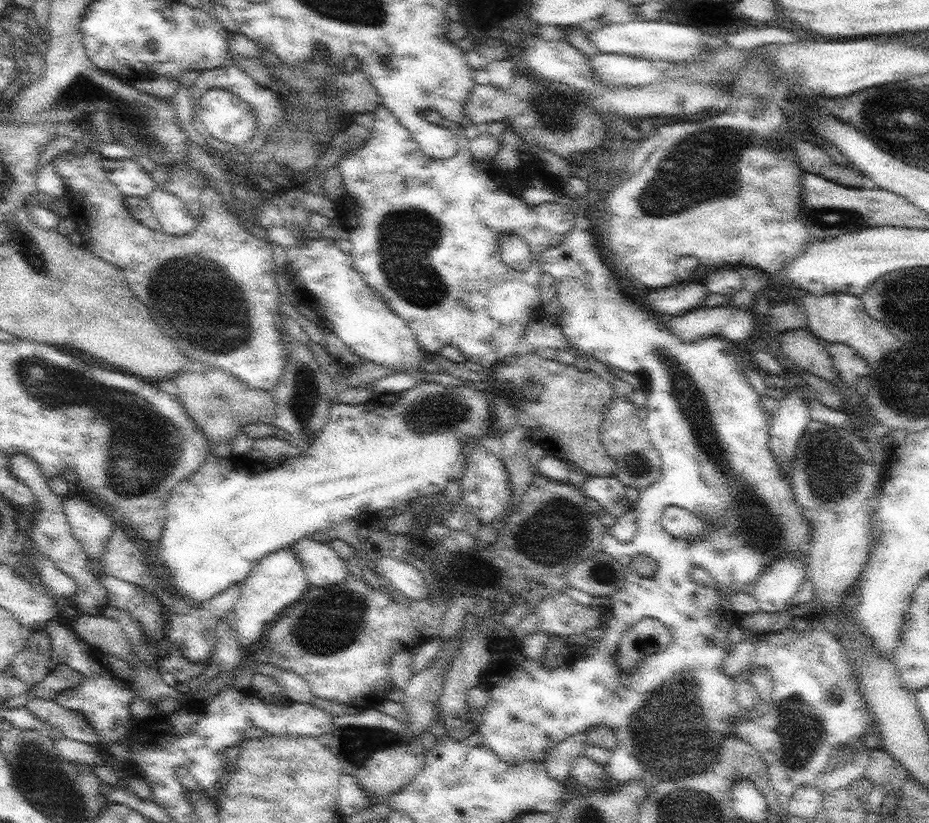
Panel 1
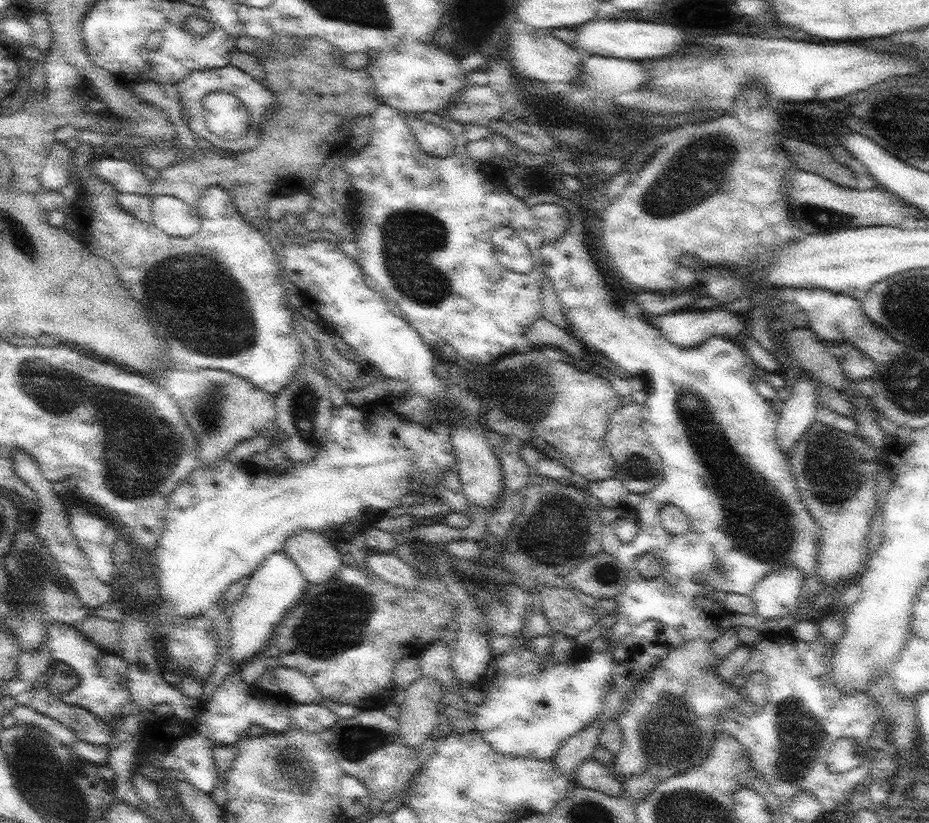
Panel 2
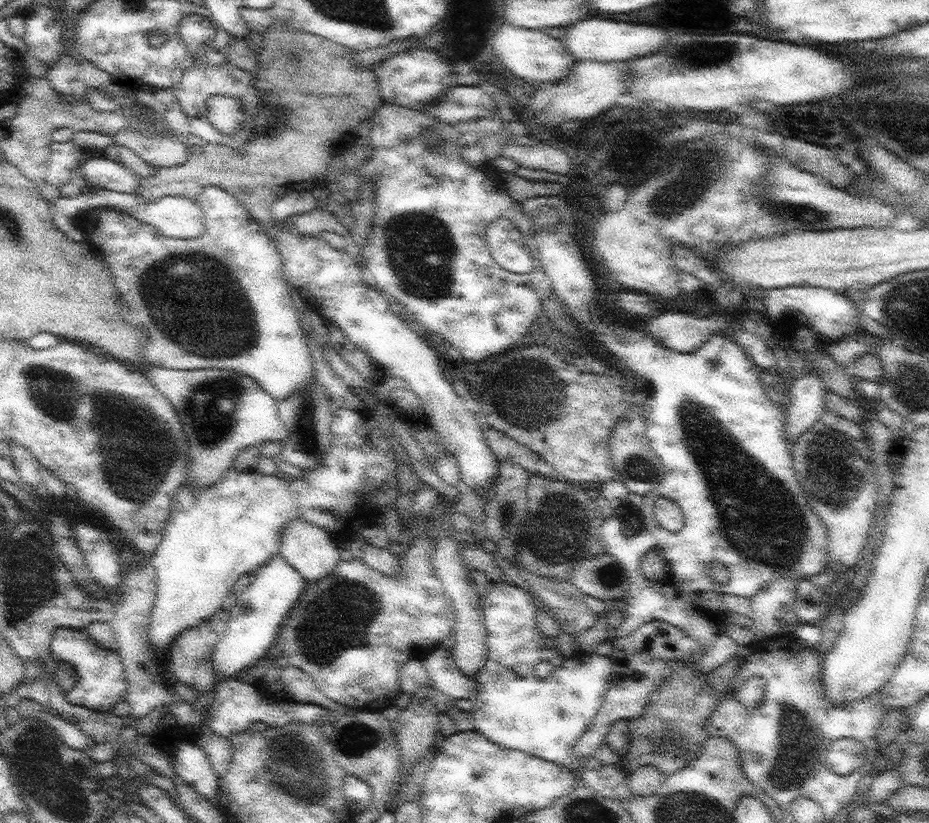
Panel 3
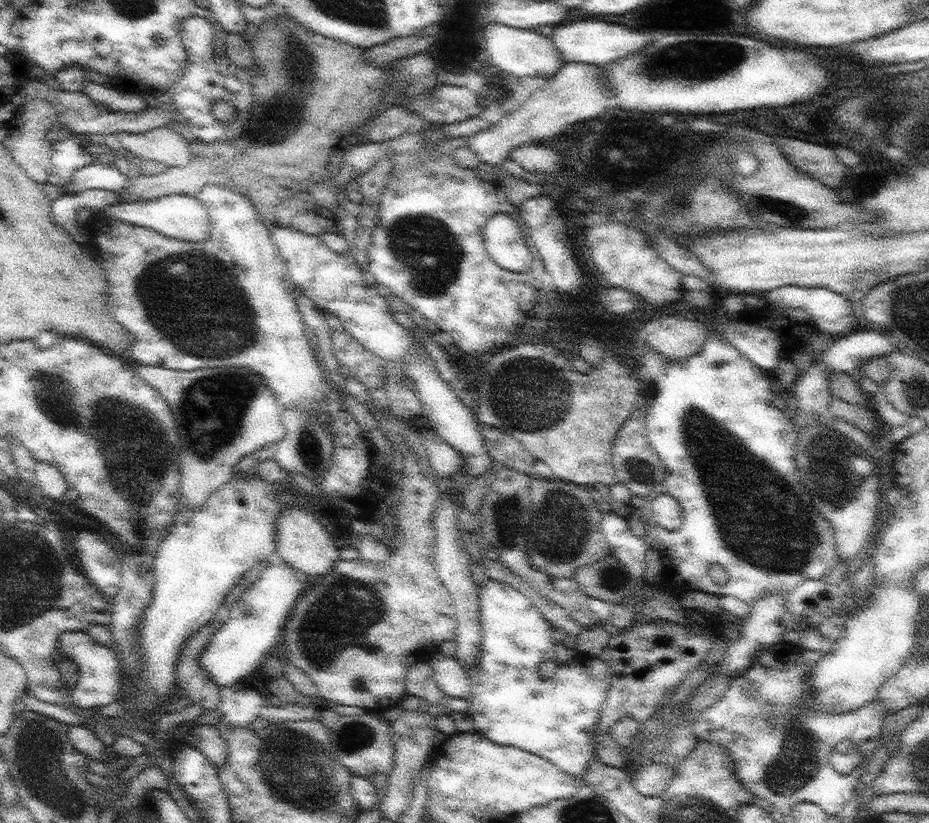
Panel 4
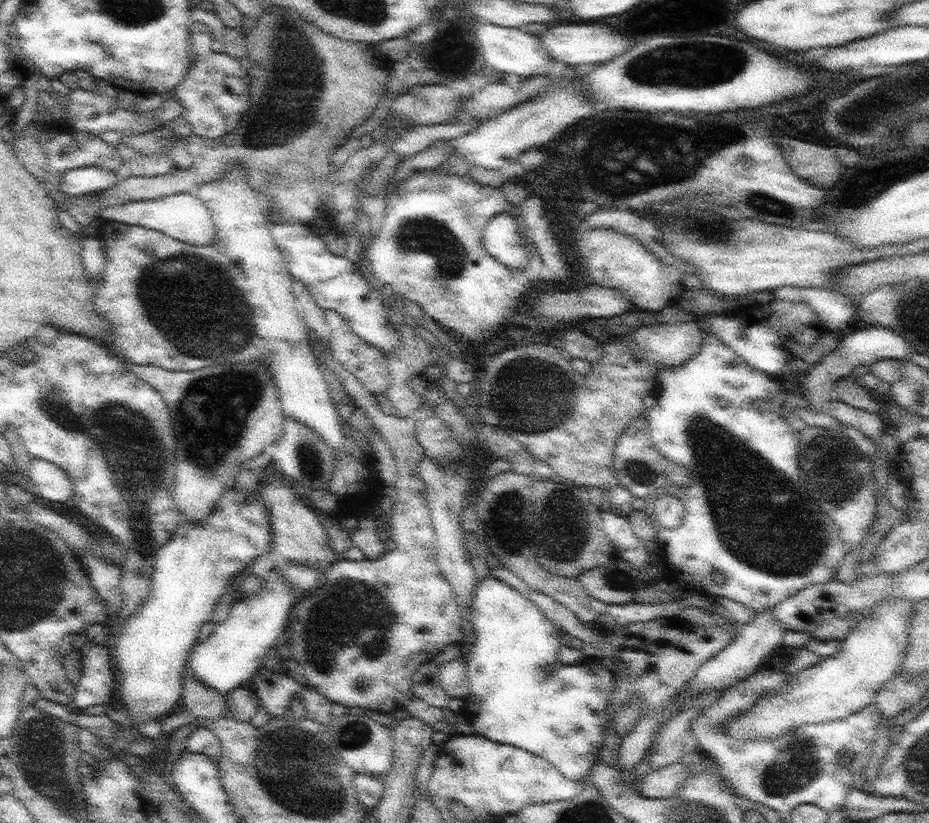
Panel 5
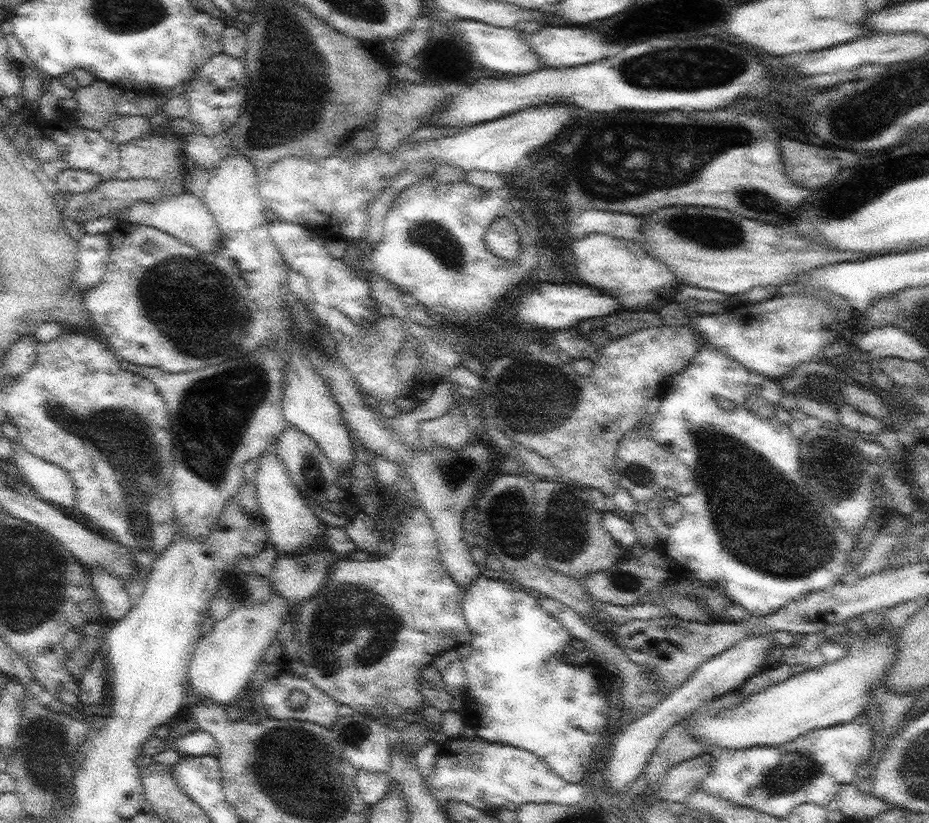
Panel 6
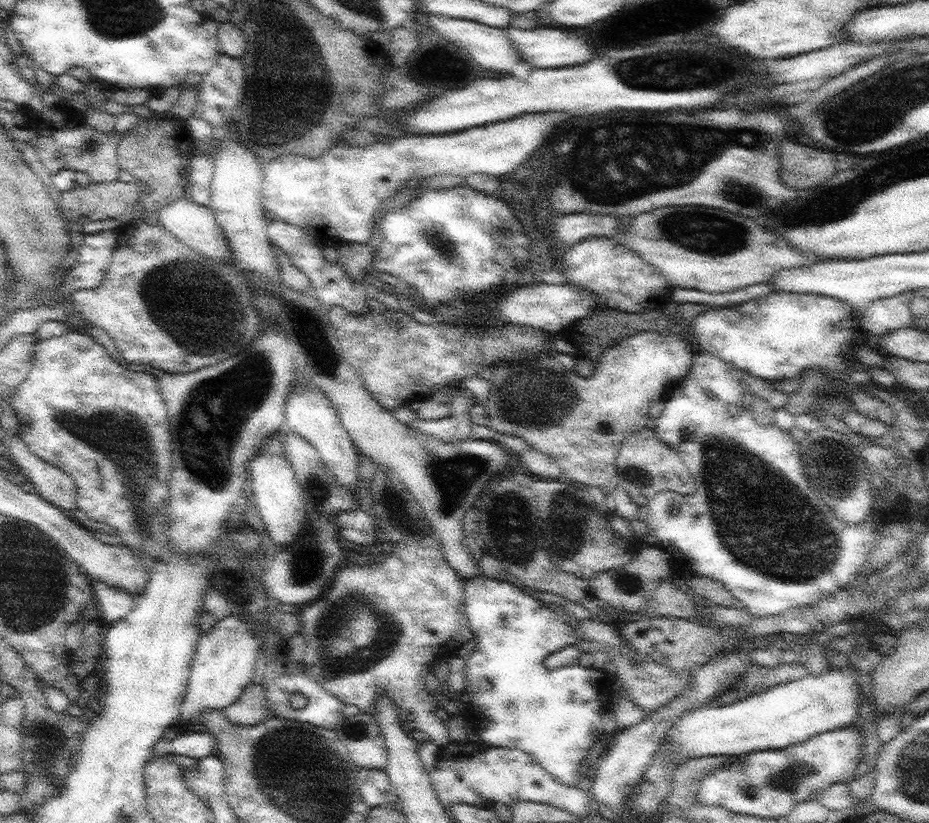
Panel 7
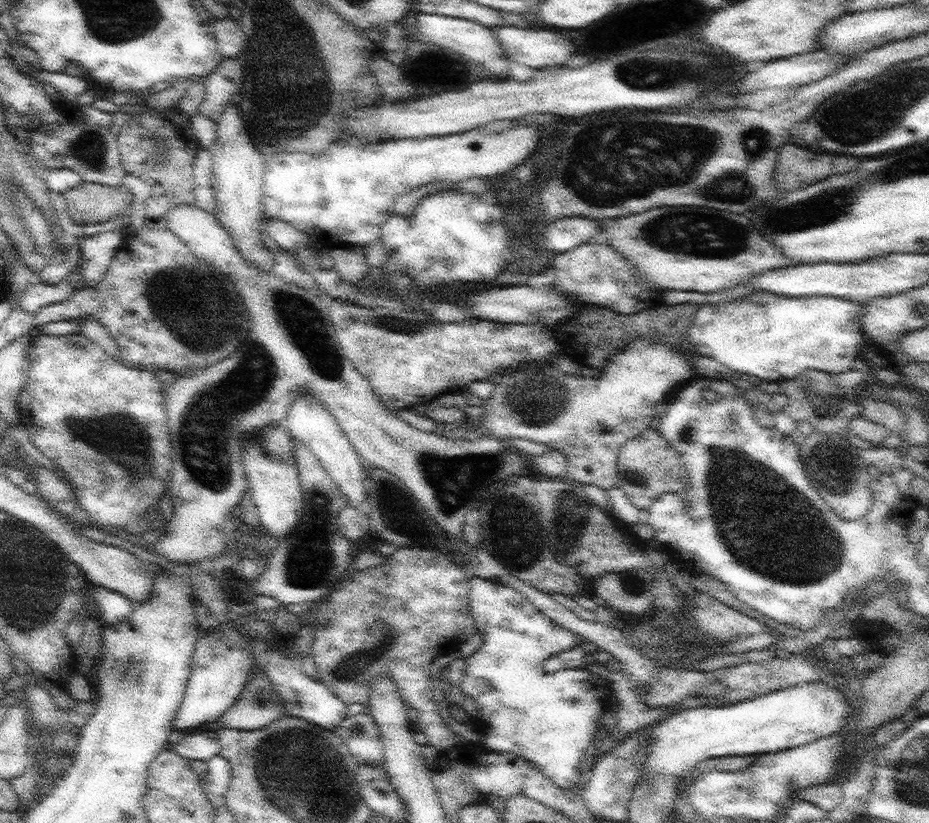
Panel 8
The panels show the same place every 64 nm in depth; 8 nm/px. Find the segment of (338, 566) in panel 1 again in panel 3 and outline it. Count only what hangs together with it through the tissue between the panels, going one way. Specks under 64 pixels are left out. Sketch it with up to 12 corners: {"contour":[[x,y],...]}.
{"contour":[[303,518],[285,528],[279,553],[306,581],[340,565],[340,547]]}

